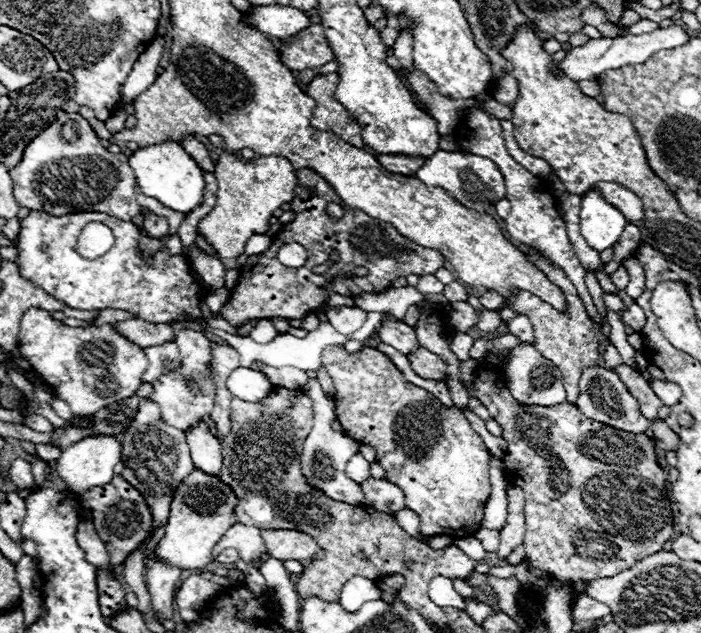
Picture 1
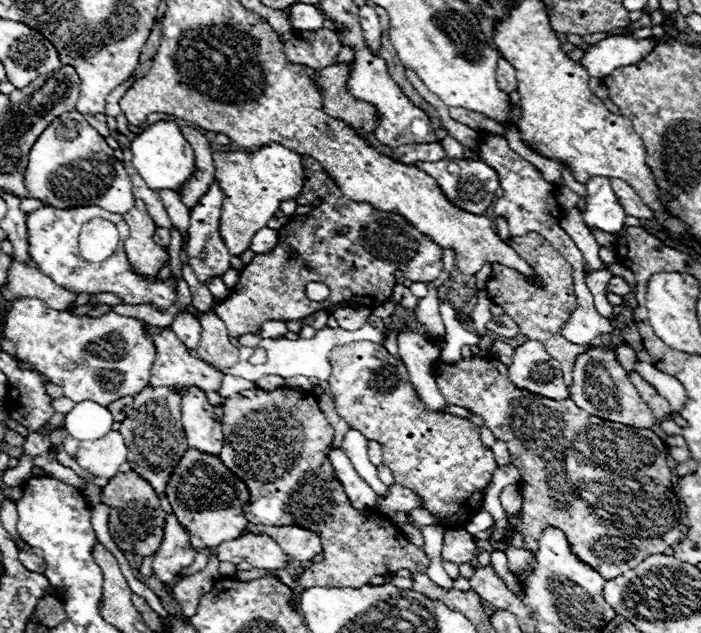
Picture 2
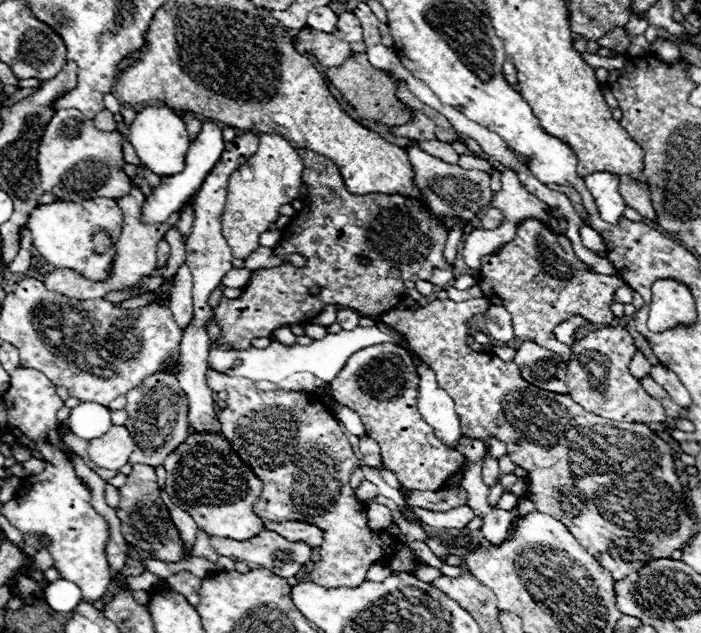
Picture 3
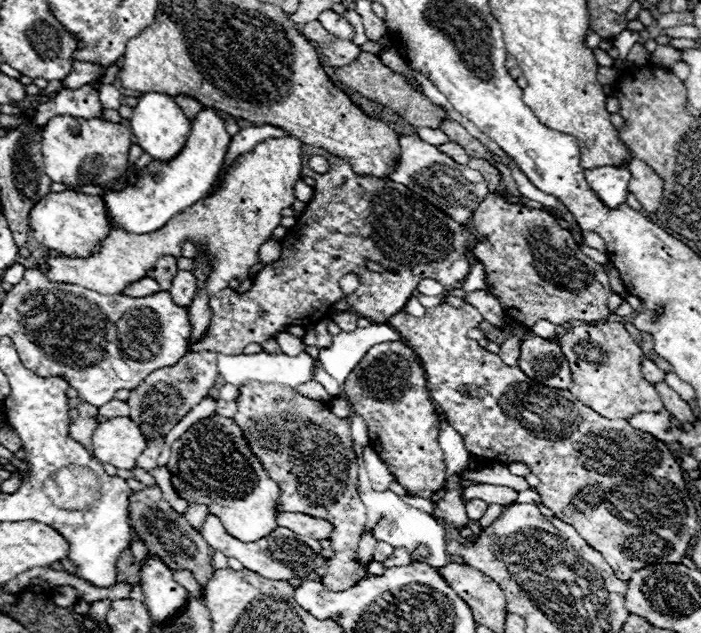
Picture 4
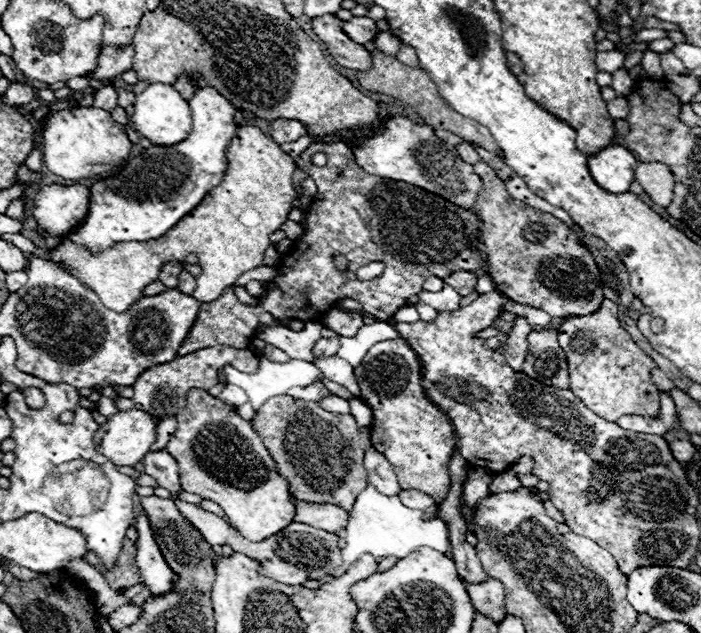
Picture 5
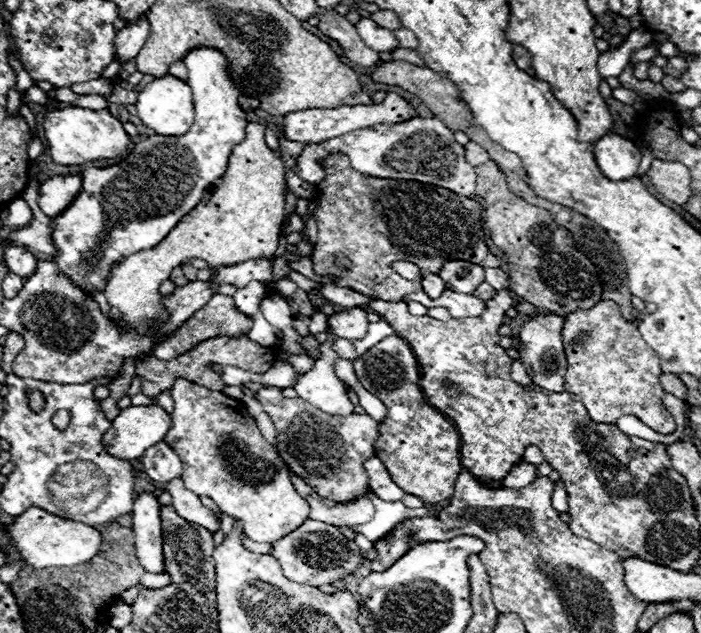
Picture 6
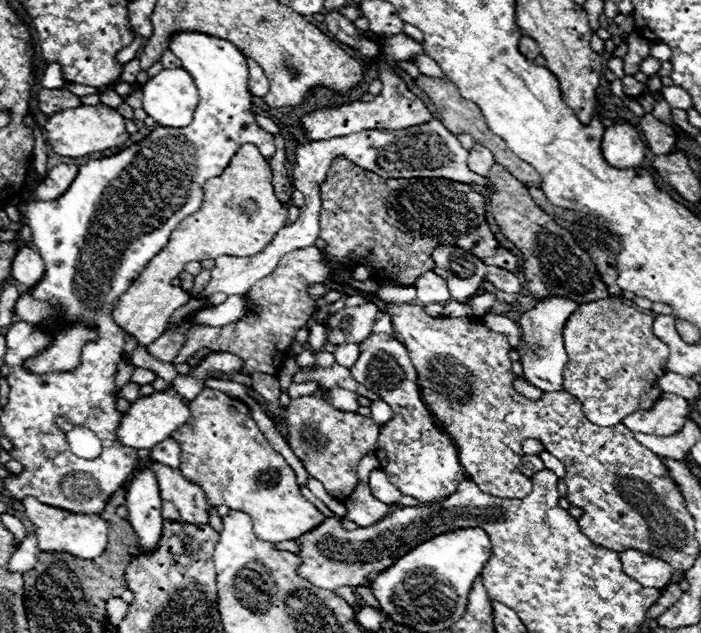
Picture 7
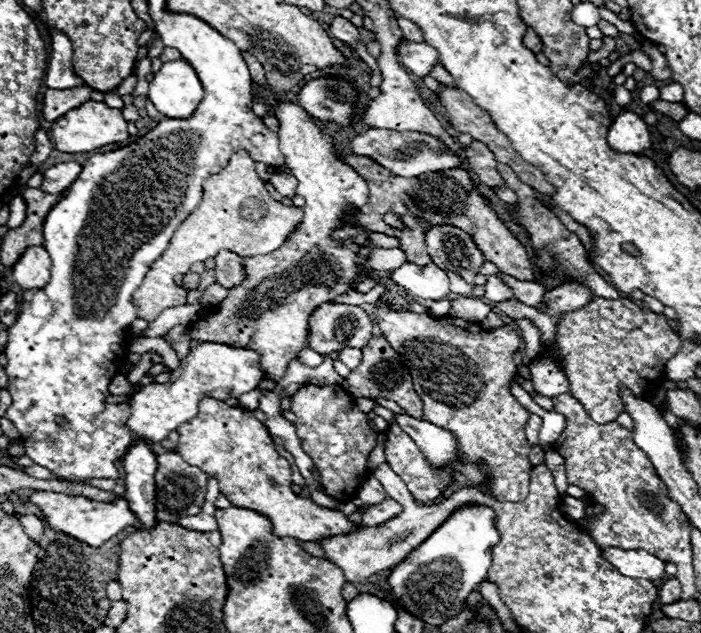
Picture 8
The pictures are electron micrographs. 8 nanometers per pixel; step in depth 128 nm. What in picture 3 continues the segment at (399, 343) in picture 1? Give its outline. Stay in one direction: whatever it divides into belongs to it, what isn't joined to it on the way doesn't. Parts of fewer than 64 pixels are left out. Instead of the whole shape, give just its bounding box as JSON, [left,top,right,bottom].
[406,348,460,446]

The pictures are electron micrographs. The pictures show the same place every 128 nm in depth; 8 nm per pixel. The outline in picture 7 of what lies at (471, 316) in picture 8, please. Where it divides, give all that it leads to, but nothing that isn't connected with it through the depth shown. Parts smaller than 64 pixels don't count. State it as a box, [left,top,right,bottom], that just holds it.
[442,298,578,392]

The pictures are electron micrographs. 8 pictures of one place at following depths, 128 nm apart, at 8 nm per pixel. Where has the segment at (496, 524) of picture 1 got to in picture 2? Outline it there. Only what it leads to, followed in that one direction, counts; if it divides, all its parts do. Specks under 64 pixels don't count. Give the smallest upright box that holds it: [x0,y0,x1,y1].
[466,512,492,534]

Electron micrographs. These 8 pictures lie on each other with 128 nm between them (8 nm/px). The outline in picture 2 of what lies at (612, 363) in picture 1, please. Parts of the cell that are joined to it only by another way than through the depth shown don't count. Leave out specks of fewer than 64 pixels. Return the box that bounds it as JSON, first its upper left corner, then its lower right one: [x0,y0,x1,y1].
[616,346,636,370]

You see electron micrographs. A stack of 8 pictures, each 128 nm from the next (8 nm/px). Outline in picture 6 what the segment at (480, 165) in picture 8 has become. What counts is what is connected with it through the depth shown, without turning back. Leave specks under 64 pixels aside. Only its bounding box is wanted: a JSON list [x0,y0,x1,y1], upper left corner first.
[464,142,490,166]

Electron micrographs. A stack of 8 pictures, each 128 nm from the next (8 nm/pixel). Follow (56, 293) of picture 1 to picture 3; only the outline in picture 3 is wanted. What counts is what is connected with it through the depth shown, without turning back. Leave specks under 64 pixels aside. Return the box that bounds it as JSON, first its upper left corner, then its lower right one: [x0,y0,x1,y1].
[28,198,122,282]

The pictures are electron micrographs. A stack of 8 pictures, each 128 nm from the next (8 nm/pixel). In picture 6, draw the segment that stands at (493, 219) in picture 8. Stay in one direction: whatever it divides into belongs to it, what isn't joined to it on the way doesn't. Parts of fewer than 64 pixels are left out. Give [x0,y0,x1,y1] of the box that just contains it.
[310,154,502,302]

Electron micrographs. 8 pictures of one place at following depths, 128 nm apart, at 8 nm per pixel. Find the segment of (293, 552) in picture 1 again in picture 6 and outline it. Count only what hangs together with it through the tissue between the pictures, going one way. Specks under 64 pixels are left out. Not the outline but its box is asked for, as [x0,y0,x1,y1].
[292,476,374,528]

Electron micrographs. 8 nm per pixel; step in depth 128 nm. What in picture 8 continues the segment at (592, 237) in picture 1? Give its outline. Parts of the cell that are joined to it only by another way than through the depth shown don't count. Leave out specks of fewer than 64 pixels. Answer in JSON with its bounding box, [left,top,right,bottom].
[608,112,650,154]

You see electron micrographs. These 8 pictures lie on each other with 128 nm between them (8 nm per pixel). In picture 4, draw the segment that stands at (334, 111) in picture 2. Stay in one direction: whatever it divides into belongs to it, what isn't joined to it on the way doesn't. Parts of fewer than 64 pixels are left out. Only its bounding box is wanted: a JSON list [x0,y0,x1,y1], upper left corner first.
[336,52,446,128]

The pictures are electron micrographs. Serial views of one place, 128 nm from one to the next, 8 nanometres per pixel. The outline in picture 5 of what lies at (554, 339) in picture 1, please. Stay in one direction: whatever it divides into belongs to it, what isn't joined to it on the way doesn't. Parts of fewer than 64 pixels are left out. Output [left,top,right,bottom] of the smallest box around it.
[474,162,604,318]

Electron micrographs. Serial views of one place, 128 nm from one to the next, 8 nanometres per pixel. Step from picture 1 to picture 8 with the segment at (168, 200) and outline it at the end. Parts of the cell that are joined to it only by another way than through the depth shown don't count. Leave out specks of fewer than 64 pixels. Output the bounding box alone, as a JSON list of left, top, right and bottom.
[148,60,204,118]

